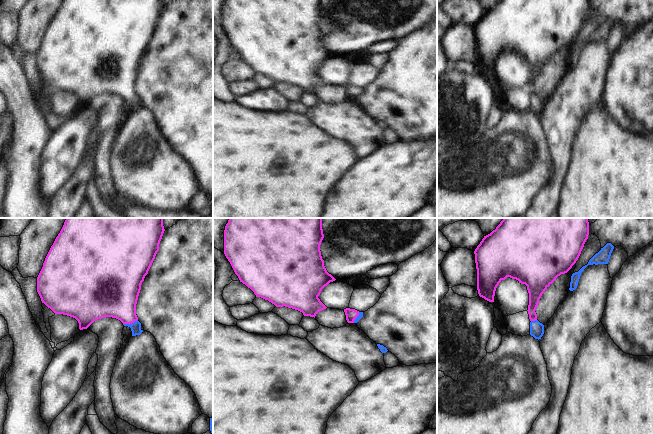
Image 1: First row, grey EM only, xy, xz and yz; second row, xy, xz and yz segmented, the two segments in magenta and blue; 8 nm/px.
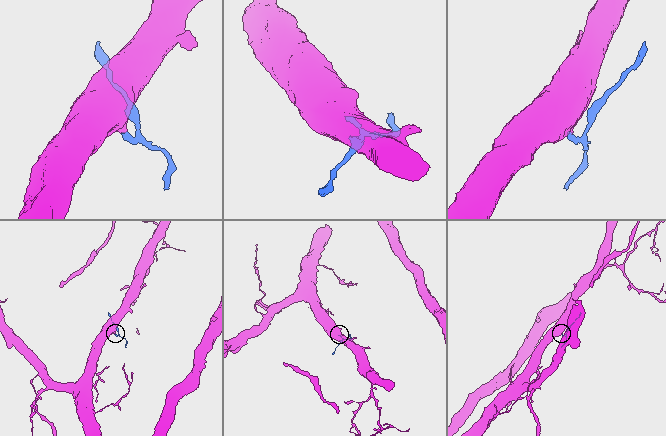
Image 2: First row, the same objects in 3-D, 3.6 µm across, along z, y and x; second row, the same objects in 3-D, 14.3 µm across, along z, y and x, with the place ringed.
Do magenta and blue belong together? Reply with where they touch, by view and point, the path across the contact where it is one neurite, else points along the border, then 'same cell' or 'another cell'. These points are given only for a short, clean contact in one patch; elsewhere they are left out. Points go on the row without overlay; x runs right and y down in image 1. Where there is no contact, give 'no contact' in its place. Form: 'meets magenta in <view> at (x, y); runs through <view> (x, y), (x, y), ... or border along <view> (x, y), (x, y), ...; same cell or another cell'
meets magenta in xy at (130, 99); runs through xy (115, 72), (130, 99), (135, 103); same cell

